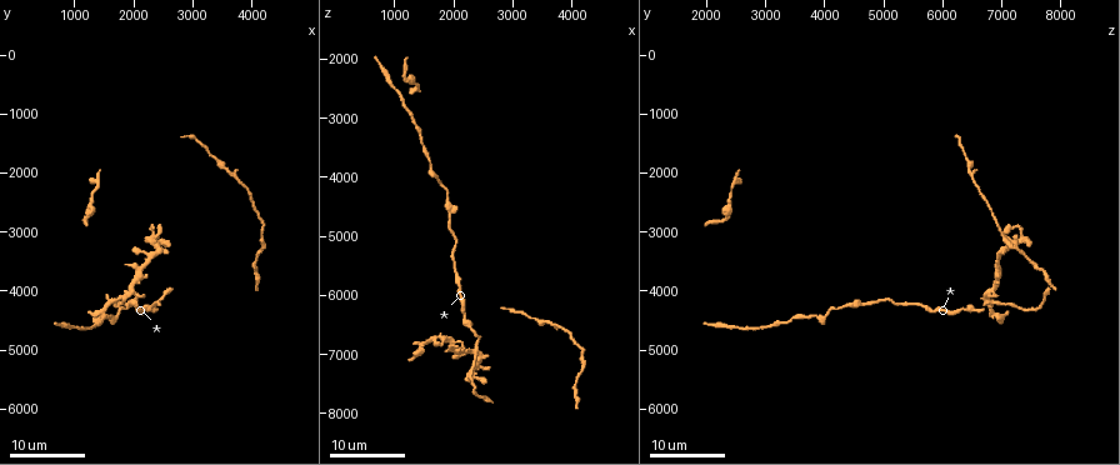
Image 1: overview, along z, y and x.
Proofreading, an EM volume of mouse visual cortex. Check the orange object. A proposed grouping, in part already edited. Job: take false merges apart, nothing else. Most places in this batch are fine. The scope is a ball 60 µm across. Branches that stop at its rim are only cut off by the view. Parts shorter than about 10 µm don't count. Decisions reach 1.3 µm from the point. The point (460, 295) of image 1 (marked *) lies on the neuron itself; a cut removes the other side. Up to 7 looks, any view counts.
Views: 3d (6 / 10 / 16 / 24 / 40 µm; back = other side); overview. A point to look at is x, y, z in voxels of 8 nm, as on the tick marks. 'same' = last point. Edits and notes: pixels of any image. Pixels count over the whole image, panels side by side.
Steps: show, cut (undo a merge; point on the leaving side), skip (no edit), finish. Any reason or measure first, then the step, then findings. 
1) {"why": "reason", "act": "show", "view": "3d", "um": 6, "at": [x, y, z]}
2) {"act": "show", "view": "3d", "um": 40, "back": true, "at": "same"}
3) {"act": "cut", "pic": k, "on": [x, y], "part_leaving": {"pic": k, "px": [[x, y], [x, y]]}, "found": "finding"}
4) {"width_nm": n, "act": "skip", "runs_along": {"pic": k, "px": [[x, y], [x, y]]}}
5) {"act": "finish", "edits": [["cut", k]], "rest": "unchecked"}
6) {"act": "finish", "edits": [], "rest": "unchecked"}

{"why": "thick turns thin", "act": "show", "view": "3d", "um": 24, "at": [1900, 4250, 4350]}

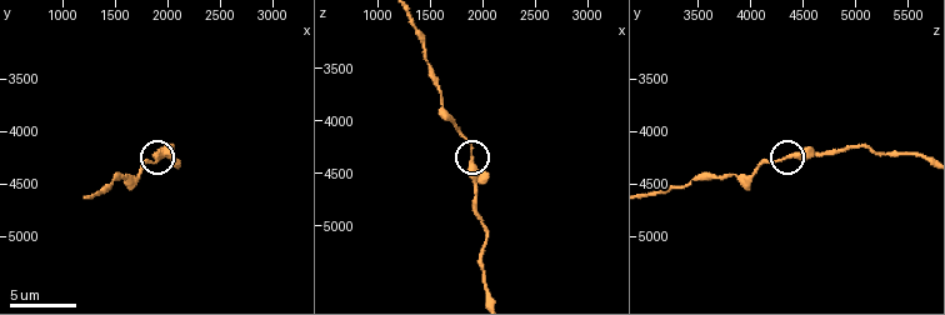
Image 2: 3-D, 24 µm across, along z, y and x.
{"act": "show", "view": "3d", "um": 10, "at": [1880, 4220, 4360]}

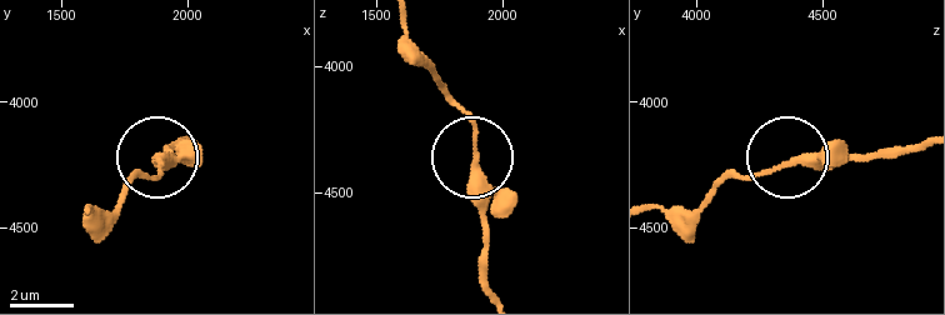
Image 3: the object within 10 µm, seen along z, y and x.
{"width_nm": 280, "act": "skip", "runs_along": {"pic": 3, "px": [[918, 146], [789, 160], [726, 175]]}, "found": "one neuron here"}

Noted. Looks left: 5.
{"why": "narrows sharply", "act": "show", "view": "3d", "um": 6, "at": [1600, 4420, 3840]}

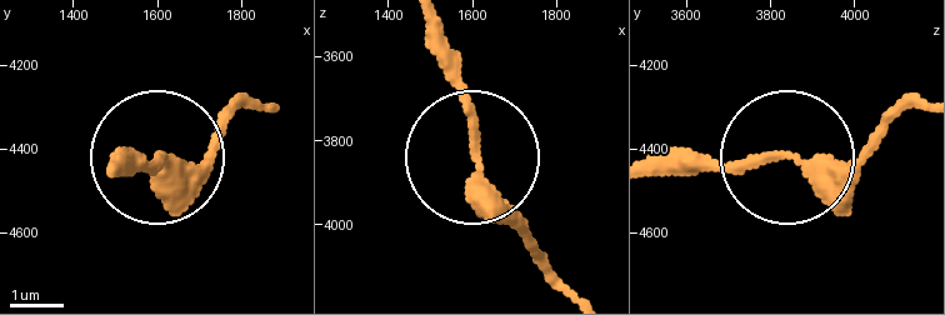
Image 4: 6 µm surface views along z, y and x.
{"act": "skip", "runs_along": {"pic": 4, "px": [[269, 104], [229, 118], [201, 154], [121, 158]]}, "found": "all the same neuron"}

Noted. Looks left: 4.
{"why": "sudden change in width", "act": "show", "view": "3d", "um": 24, "at": [2050, 4300, 5700]}

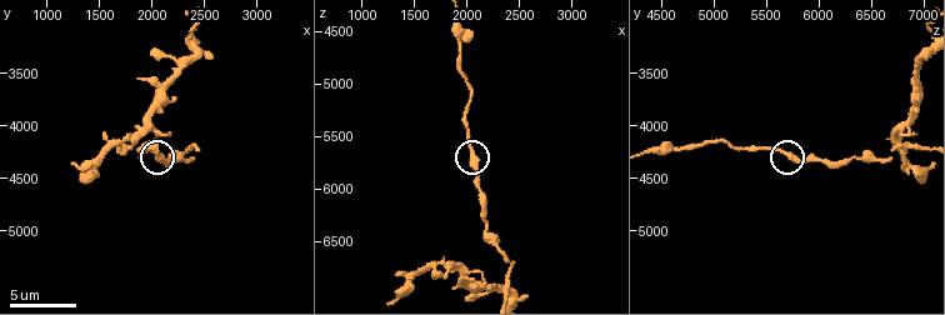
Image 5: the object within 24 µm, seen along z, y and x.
{"why": "closer look", "act": "show", "view": "3d", "um": 6, "at": [2040, 4260, 5700]}

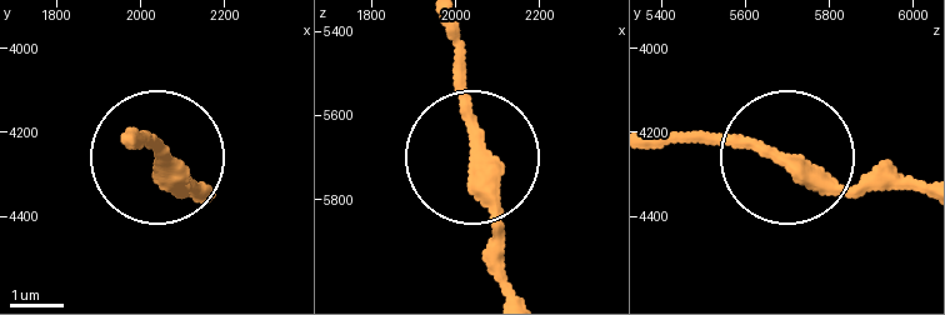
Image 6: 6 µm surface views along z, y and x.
{"width_nm": 320, "act": "skip", "runs_along": {"pic": 6, "px": [[908, 185], [831, 185], [738, 144], [656, 144]]}, "found": "one neuron here"}

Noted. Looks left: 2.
{"why": "small branch off a trunk", "act": "show", "view": "3d", "um": 10, "at": [2360, 4220, 6960]}

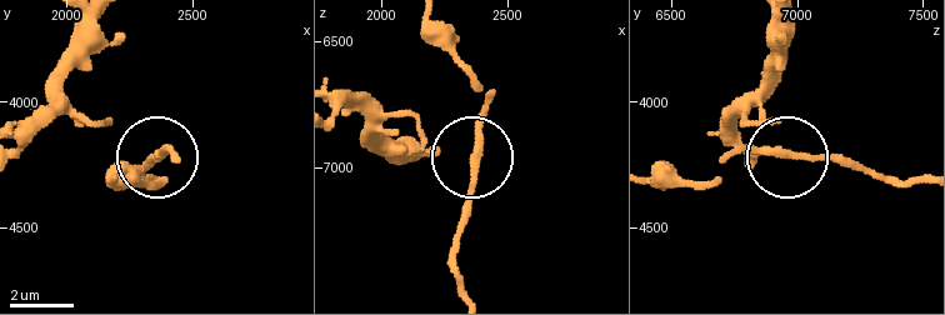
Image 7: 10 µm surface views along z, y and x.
{"act": "show", "view": "3d", "um": 6, "at": [2370, 4200, 6950]}

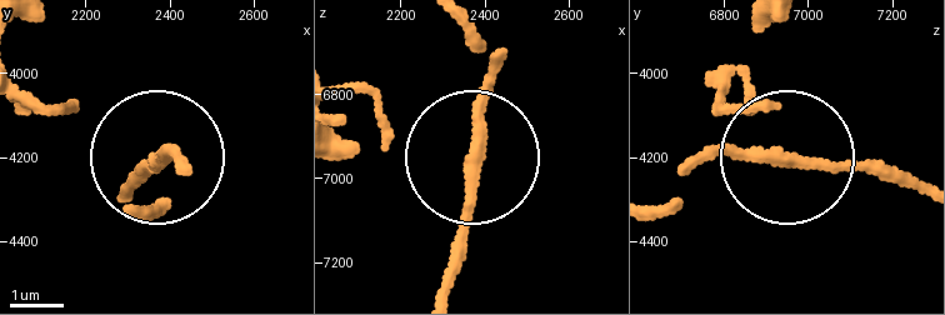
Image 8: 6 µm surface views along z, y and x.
{"arms": 3, "act": "skip", "found": "continuous, no second neuron"}

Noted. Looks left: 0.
{"act": "finish", "edits": [], "rest": "unchecked"}

